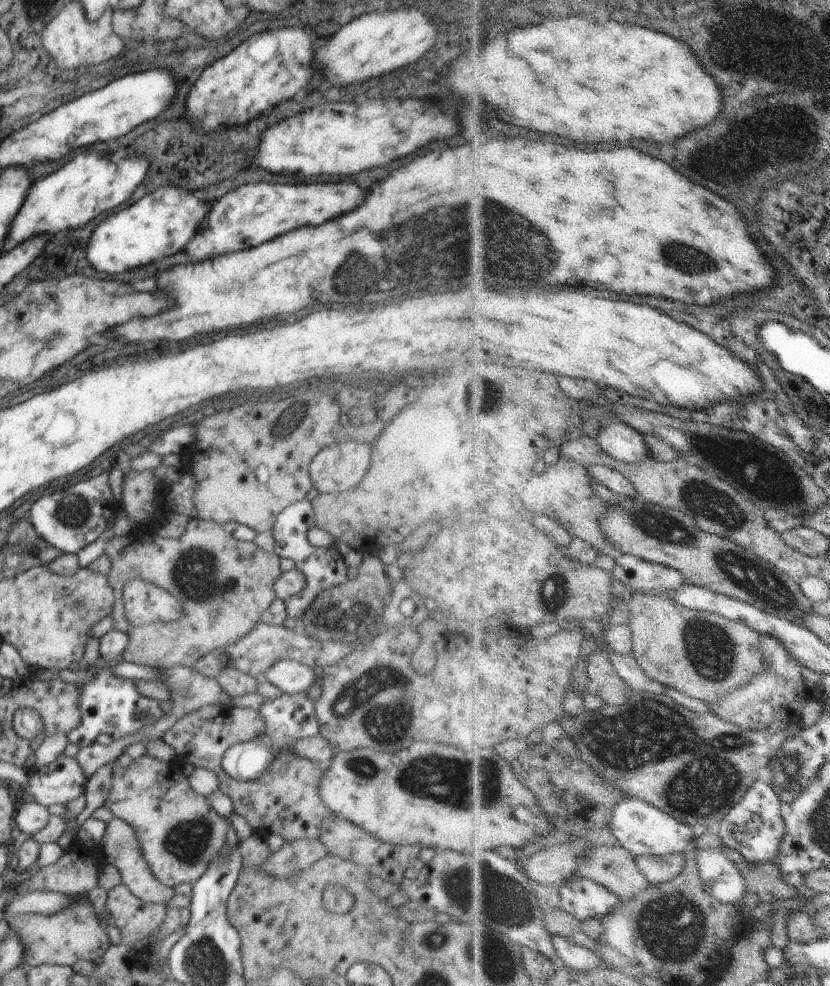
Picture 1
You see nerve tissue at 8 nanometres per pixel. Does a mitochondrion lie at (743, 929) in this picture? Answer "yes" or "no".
no

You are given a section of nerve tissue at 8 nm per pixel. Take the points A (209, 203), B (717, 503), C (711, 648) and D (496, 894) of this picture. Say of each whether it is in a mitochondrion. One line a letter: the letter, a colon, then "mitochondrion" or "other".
A: other
B: mitochondrion
C: mitochondrion
D: mitochondrion

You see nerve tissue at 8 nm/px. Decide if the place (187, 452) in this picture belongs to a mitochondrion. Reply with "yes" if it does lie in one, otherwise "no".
no

